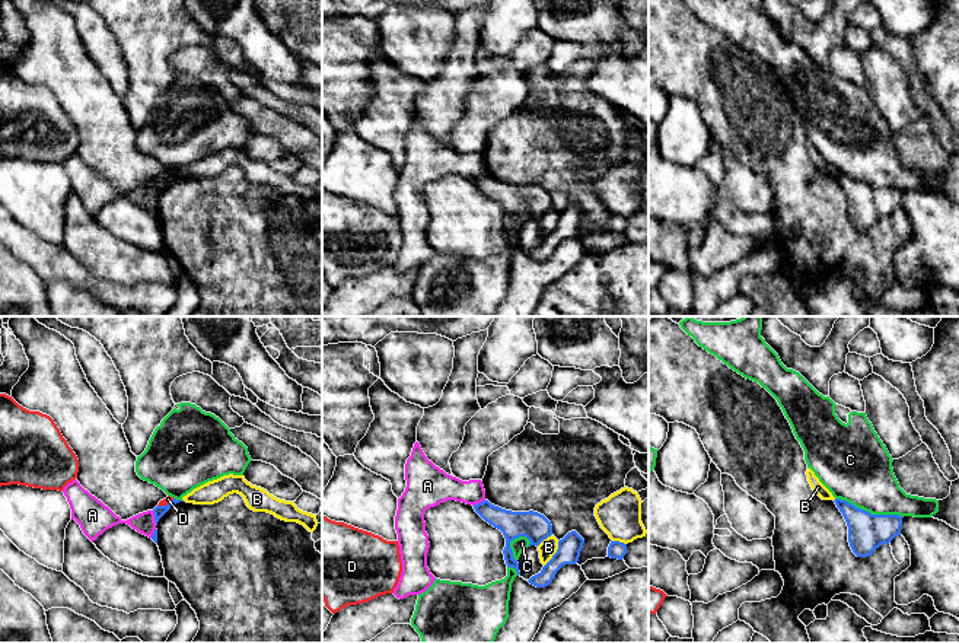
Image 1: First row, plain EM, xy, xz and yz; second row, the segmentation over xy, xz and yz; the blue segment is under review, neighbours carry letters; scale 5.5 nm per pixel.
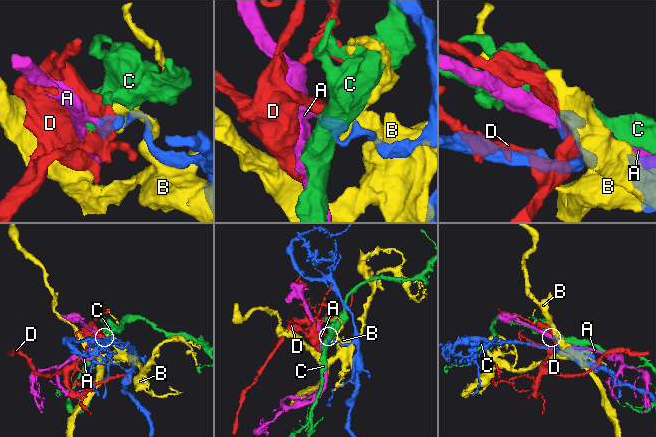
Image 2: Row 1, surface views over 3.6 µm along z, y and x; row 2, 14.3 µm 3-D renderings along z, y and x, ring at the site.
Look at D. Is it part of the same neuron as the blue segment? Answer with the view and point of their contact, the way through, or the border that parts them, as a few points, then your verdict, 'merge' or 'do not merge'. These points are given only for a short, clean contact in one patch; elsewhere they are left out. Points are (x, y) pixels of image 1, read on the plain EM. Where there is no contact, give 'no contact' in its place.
contact xy (166, 178); border xy (174, 172), (158, 180); do not merge

